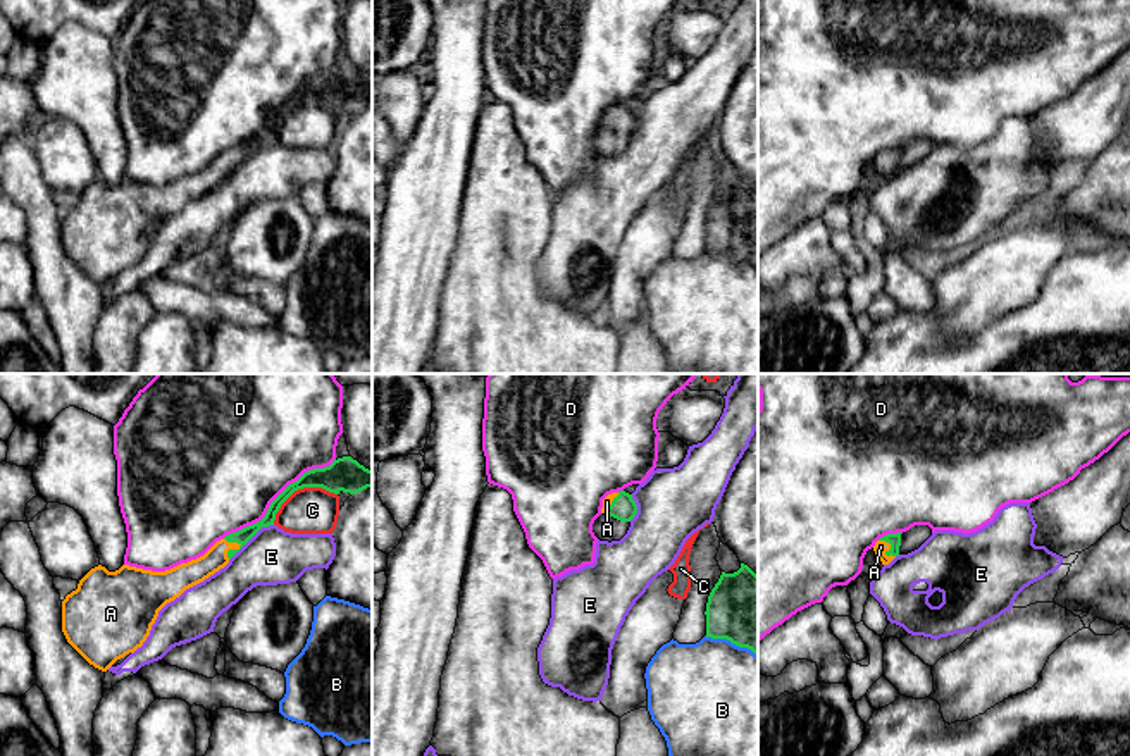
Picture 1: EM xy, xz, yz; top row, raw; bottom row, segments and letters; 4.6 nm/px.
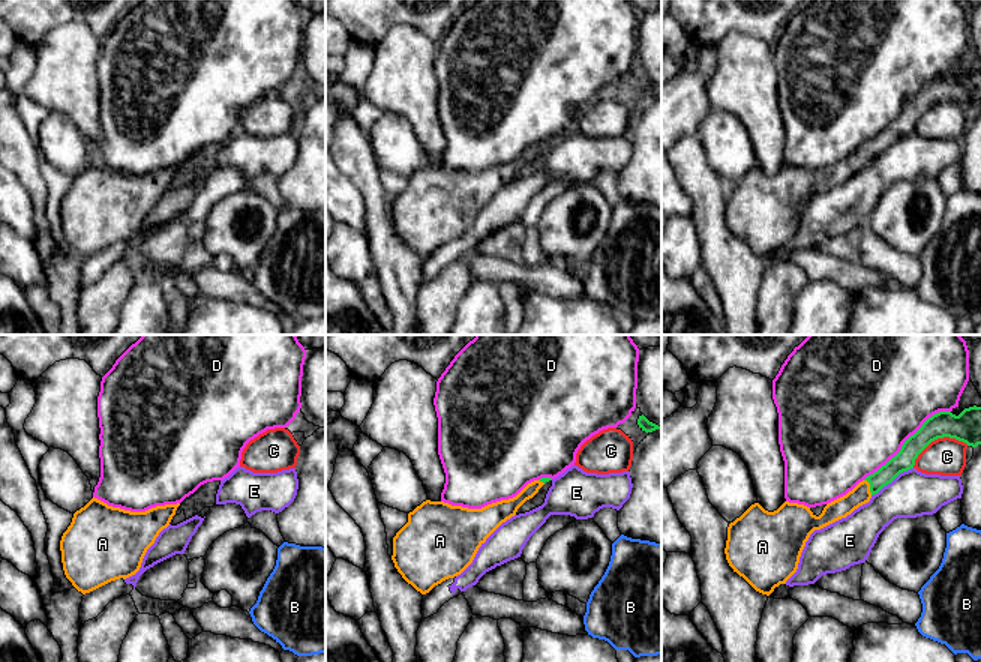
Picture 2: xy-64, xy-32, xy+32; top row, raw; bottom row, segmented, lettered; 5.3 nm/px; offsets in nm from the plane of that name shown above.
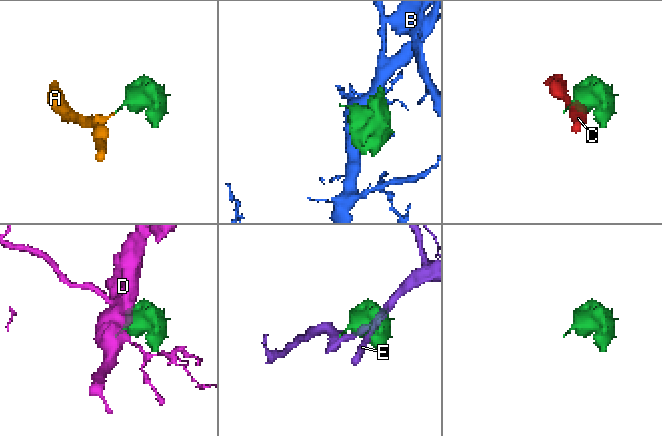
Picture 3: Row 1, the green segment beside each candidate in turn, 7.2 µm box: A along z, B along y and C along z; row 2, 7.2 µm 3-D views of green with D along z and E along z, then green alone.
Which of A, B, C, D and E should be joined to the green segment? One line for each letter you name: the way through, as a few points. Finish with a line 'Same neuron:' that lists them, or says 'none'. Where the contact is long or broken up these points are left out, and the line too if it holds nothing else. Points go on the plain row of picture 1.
A: Path across: xy (243, 150), (236, 164), (224, 164), (193, 186)
Same neuron: A

